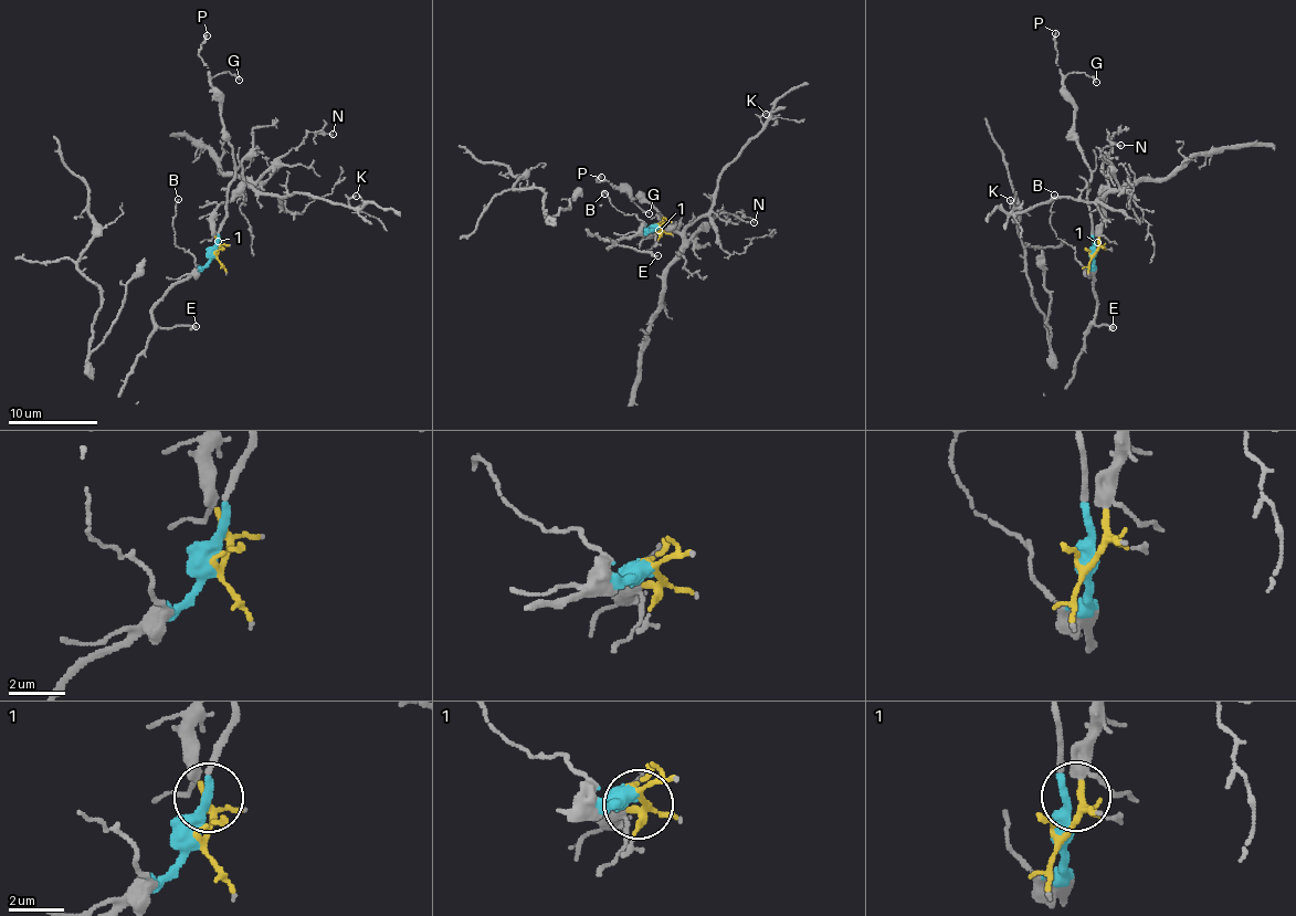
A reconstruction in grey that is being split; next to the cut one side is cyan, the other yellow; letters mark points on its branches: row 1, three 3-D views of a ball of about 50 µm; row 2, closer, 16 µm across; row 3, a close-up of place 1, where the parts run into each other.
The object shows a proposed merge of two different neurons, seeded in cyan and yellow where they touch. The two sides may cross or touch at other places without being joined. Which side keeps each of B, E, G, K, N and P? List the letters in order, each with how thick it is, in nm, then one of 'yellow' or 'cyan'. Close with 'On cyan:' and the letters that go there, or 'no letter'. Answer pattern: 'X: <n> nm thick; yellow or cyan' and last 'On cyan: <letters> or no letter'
B: 90 nm thick; cyan
E: 220 nm thick; cyan
G: 130 nm thick; cyan
K: 70 nm thick; yellow
N: 90 nm thick; yellow
P: 180 nm thick; cyan
On cyan: B, E, G, P

